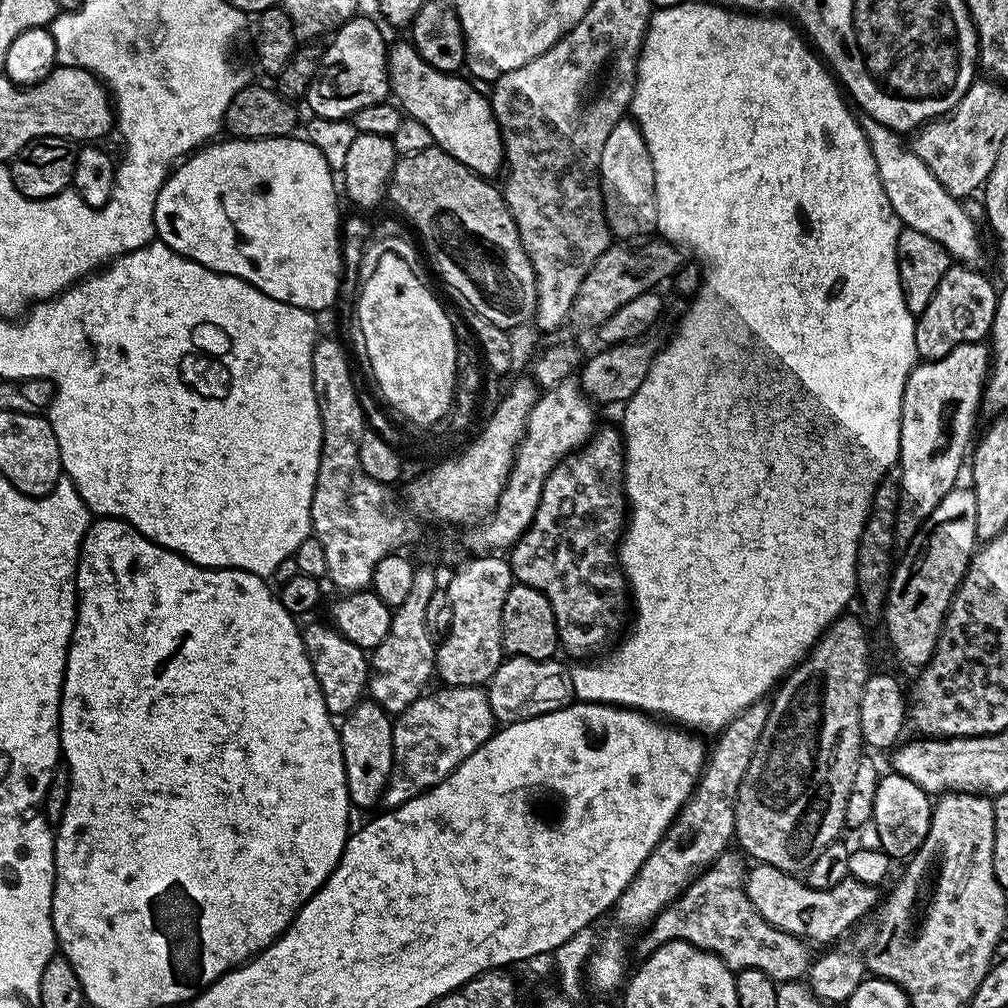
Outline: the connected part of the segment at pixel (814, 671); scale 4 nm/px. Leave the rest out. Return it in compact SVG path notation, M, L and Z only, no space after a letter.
M848 615L837 616L825 628L812 651L775 689L766 718L766 730L762 730L762 738L758 738L750 766L746 766L746 774L738 786L734 810L735 843L740 843L745 848L743 851L749 857L753 856L753 861L769 864L783 872L807 873L814 858L818 858L826 846L837 843L841 839L840 831L846 828L846 798L850 798L854 770L864 744L859 729L859 706L863 687L870 675L868 632L858 617Z

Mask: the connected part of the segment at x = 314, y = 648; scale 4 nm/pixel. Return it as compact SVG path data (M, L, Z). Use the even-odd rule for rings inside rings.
M328 622L303 625L302 635L304 638L304 649L308 652L308 657L314 670L314 678L318 682L318 686L322 690L322 698L326 702L326 710L334 718L347 716L350 710L354 710L354 706L358 706L361 700L365 699L368 677L370 675L369 653L363 648L354 646L354 642L350 642L350 638L343 636L337 628L332 627L331 623Z

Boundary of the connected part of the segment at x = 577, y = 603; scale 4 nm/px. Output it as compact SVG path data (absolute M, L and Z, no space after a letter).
M600 426L579 452L571 452L550 470L532 525L510 549L513 577L546 594L554 610L561 645L580 656L576 658L592 658L603 653L612 640L612 632L625 631L630 616L630 589L618 563L618 545L625 527L624 437L617 429L615 432Z

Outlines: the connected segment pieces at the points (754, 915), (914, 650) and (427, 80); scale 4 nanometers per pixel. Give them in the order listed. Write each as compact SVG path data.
M726 850L685 888L676 901L667 904L639 937L641 953L647 954L663 944L681 940L712 952L733 973L749 968L762 970L762 974L777 982L800 980L810 967L809 945L794 934L770 926L770 922L754 910L744 889L745 857L740 856Z
M957 486L938 502L934 514L914 534L914 538L903 549L904 557L899 557L886 588L886 603L882 608L884 632L892 652L913 670L927 664L934 654L940 631L944 625L944 615L950 602L968 572L968 563L976 551L976 507L971 487Z
M393 43L388 49L388 79L395 103L399 104L411 119L422 122L422 126L426 126L426 130L430 130L435 147L449 152L471 172L477 172L478 175L485 178L492 178L495 177L496 171L499 173L505 167L504 139L500 136L500 127L496 121L496 115L492 113L489 97L485 93L483 96L475 88L475 86L477 87L475 83L467 84L462 77L463 75L460 74L434 70L434 66L430 66L416 53L411 43Z

